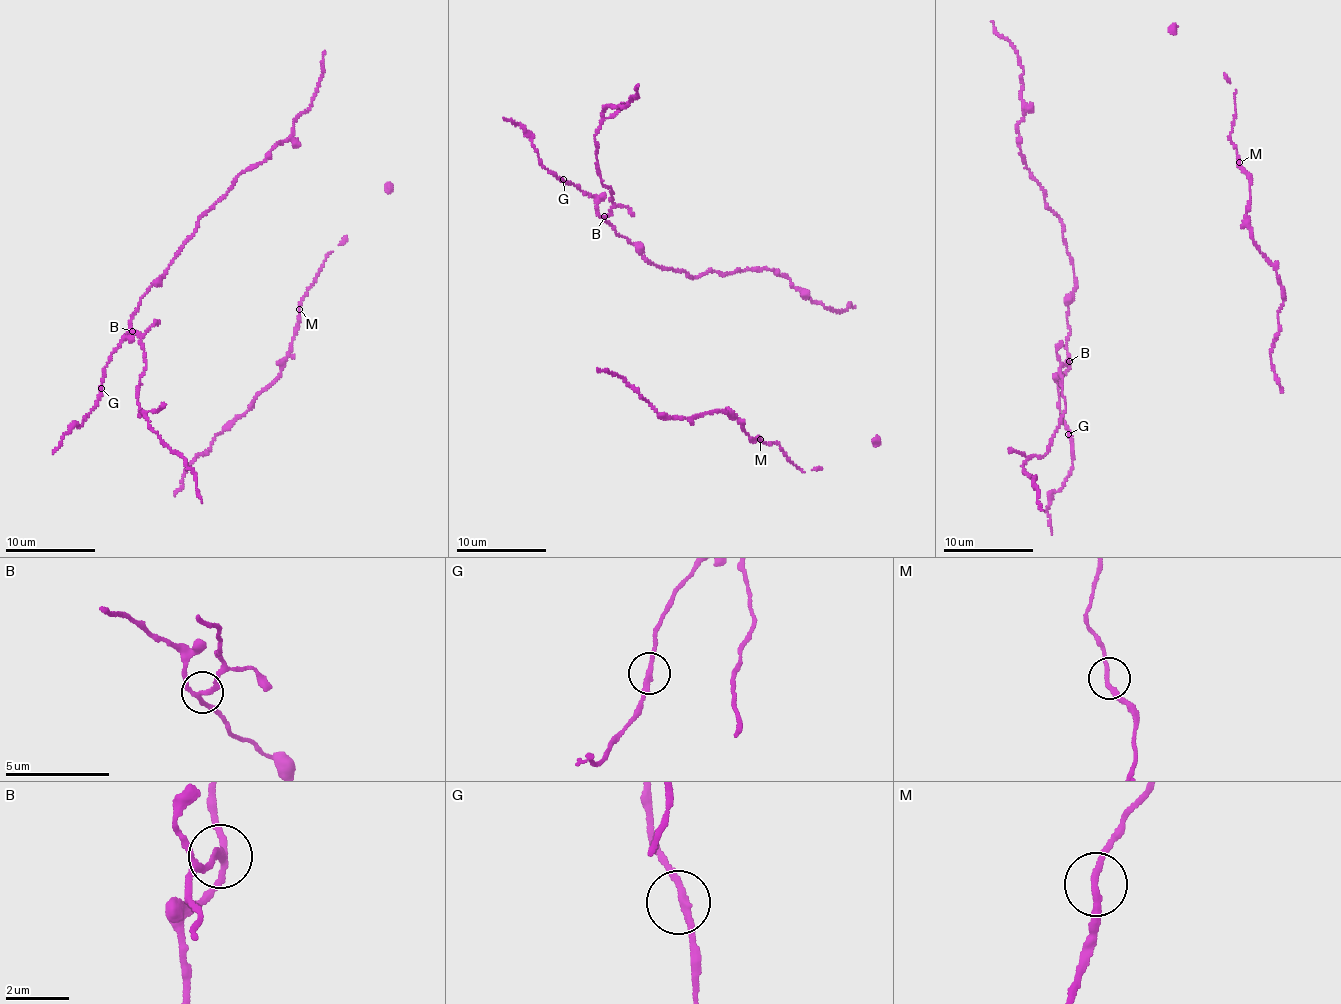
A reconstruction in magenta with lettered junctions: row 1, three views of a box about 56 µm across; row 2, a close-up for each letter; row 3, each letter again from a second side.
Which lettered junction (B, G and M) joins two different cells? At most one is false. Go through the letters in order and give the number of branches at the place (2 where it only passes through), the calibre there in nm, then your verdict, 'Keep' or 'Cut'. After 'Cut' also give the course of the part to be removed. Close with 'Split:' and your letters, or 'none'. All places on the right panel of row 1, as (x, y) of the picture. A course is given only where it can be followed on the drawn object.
B: Branches: 3. Thickness 190 nm. Cut. Course of the part to remove: (1069, 361), (1061, 368), (1065, 412), (1050, 449), (1025, 461), (1023, 471), (1034, 477), (1037, 503), (1043, 510)
G: Branches: 2. Thickness 220 nm. Keep
M: Branches: 2. Thickness 200 nm. Keep
Split: B

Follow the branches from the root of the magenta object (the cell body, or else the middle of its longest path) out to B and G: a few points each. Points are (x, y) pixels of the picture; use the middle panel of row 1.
B: (667, 267), (644, 257), (627, 237), (619, 236), (604, 217)
G: (667, 267), (653, 263), (627, 237), (619, 236), (611, 224), (603, 220), (590, 193), (563, 179)

